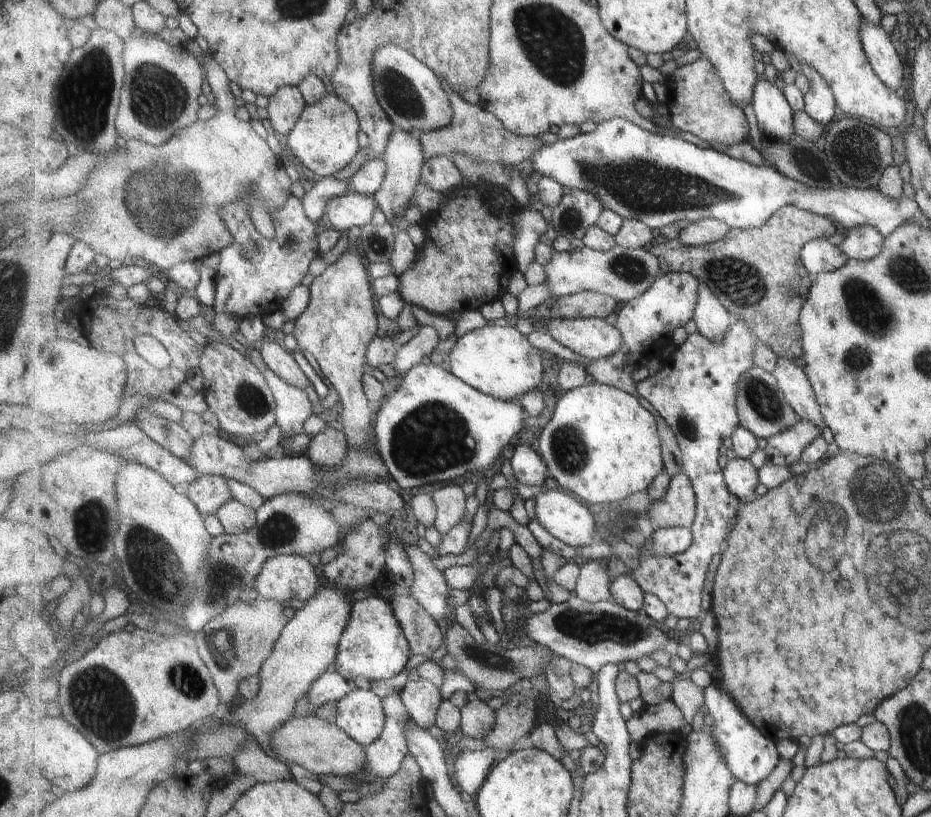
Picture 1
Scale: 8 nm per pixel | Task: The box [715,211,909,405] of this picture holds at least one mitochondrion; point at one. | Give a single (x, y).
(866, 309)

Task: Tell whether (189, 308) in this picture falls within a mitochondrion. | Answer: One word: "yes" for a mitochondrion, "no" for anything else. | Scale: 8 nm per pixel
no

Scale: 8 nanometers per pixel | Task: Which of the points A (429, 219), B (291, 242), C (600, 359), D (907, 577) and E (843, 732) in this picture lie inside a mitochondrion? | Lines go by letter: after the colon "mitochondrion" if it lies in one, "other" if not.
A: other
B: mitochondrion
C: other
D: mitochondrion
E: other

